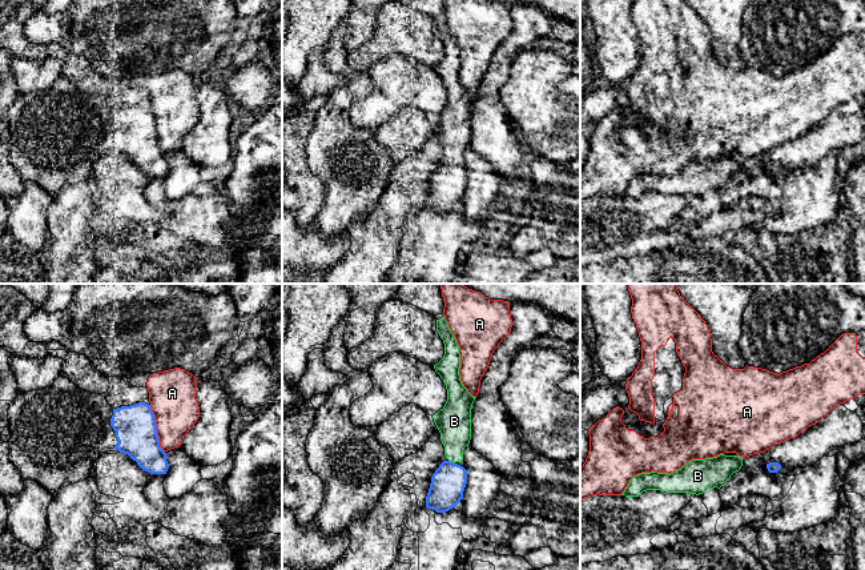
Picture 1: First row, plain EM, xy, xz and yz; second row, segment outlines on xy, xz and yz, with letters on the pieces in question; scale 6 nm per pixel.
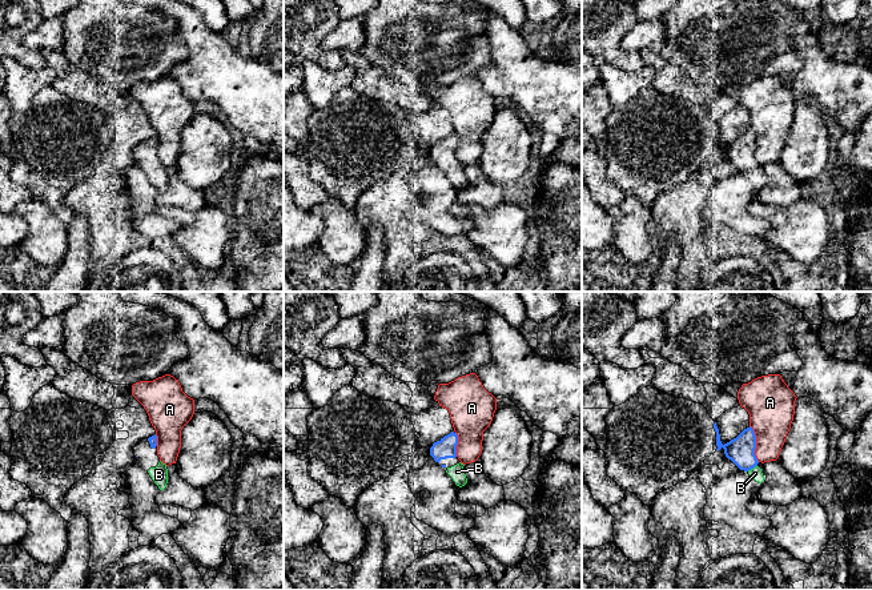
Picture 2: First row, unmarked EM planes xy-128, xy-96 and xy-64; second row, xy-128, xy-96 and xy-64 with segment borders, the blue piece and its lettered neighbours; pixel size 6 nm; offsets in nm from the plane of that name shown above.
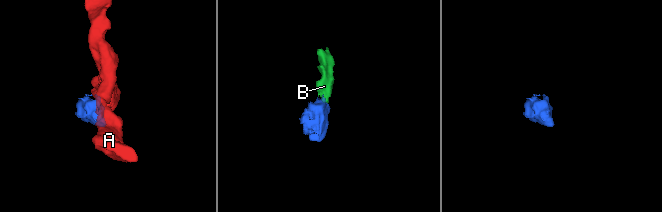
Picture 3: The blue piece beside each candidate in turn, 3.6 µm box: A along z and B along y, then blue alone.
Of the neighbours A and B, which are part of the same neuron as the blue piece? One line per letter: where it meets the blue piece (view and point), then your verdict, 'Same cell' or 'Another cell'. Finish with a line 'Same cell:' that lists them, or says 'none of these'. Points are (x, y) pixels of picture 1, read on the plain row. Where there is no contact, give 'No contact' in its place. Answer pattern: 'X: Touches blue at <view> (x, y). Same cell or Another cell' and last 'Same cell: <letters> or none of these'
A: Touches blue at xy (156, 131). Another cell
B: Touches blue at xz (451, 164). Same cell
Same cell: B

